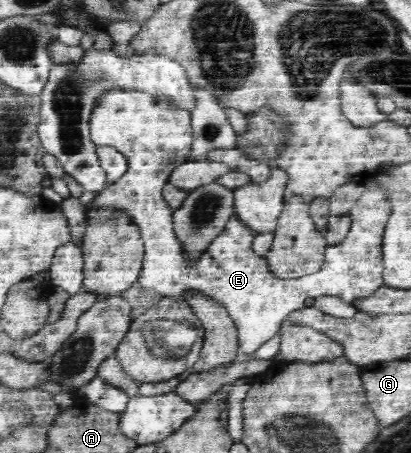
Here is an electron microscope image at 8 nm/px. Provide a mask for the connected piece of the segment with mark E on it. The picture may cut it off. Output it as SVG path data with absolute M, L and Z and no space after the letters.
M114 90L99 99L99 105L93 110L91 119L90 138L99 147L113 146L123 156L127 156L128 171L111 186L104 189L93 202L93 209L115 205L117 208L125 208L130 211L136 225L140 228L144 241L144 260L138 282L144 289L157 292L162 297L177 301L191 301L193 297L210 298L215 303L221 304L234 321L238 329L239 350L244 354L253 354L264 343L267 343L281 329L281 323L288 319L291 312L302 308L307 298L317 298L321 295L339 297L346 303L353 304L361 299L369 298L384 285L383 279L383 255L381 243L383 243L383 231L387 225L387 219L391 215L391 202L388 201L386 189L382 189L375 183L375 177L369 177L364 183L365 191L355 203L353 209L347 214L351 217L352 227L349 235L341 242L333 246L327 246L327 263L317 273L303 275L297 279L281 279L275 277L269 269L266 257L257 255L252 248L254 232L244 225L244 221L233 212L233 217L225 230L211 242L208 251L195 265L187 265L183 257L181 244L174 235L172 214L167 201L163 198L163 187L167 185L171 173L187 163L193 161L191 144L193 141L191 116L185 110L171 109L165 101L155 101L149 94L142 91Z

